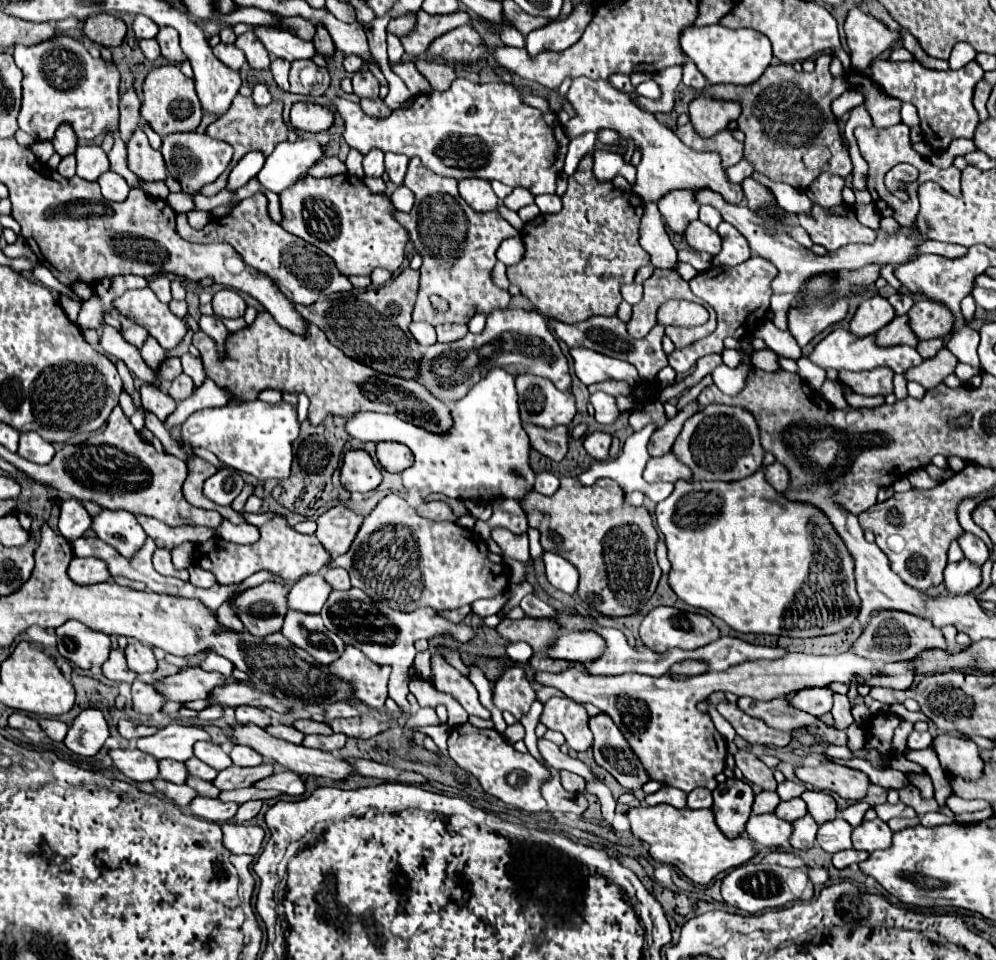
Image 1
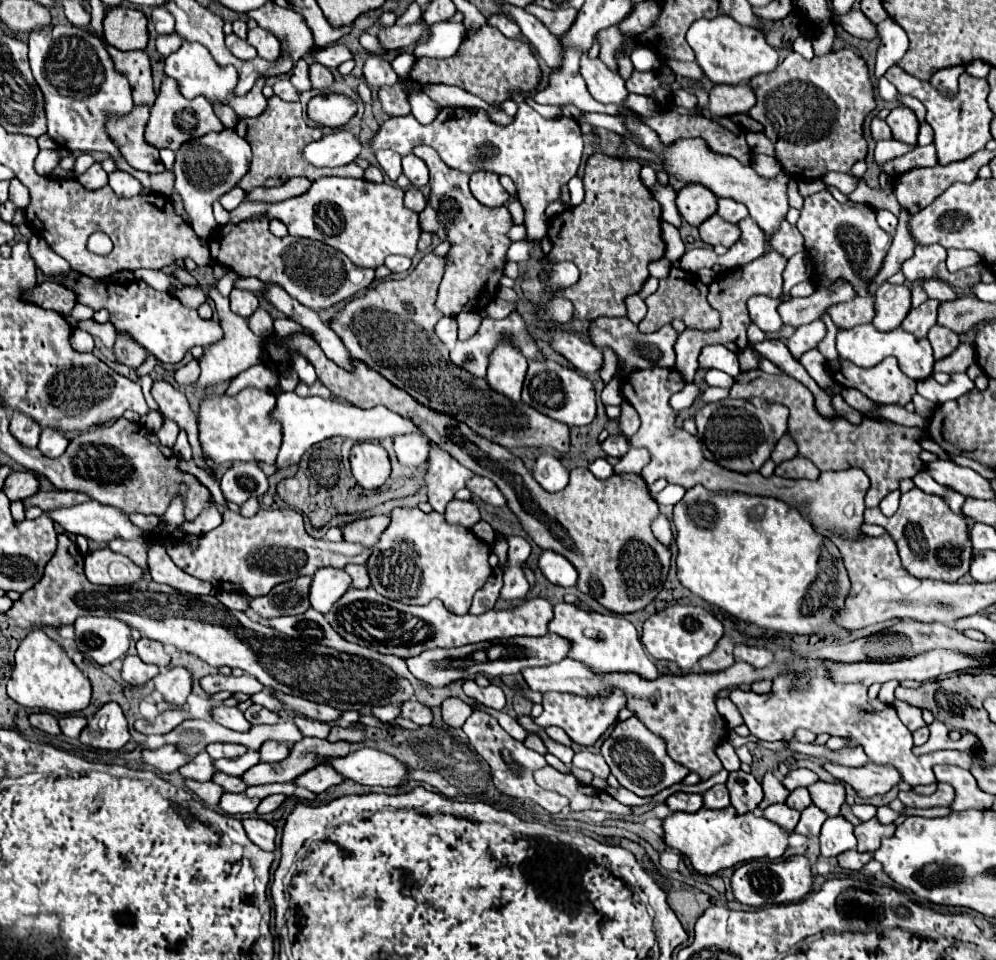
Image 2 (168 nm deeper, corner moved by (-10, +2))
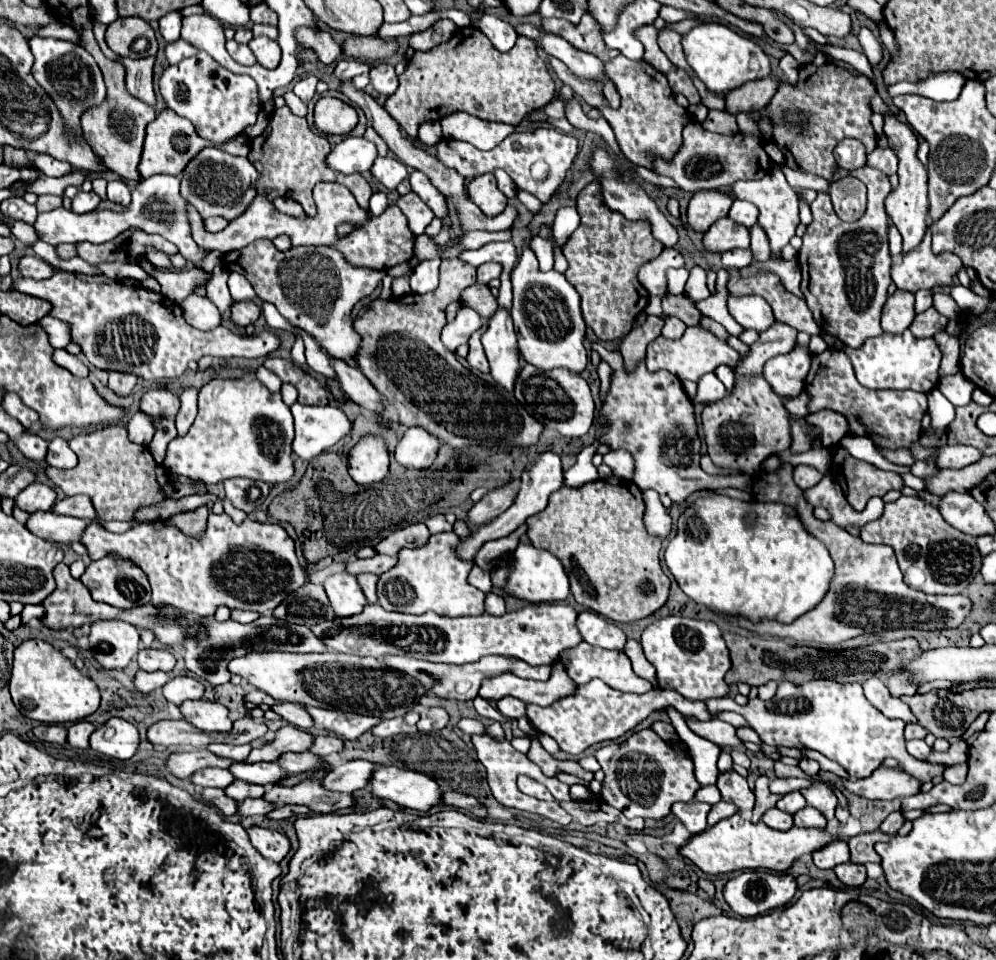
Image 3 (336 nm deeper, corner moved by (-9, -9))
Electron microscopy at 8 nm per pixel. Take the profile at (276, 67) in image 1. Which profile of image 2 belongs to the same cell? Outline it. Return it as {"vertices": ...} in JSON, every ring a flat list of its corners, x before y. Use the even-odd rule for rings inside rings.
{"vertices":[[299,60,291,72,291,82,293,86,303,92,303,90,311,90,311,80,309,80,309,64,305,60]]}

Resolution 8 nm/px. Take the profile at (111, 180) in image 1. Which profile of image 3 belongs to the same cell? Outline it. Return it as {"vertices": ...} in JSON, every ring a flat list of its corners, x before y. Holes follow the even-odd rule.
{"vertices":[[116,179,116,181,110,181,108,183,108,199,114,201,114,203,120,203,120,205,128,205,130,203,130,189,124,181]]}

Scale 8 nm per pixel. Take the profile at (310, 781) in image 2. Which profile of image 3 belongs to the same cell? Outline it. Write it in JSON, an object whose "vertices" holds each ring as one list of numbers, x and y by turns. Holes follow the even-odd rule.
{"vertices":[[364,759,346,761,334,767,324,779,322,787,332,793,352,793,356,789,366,787,366,779,370,779,370,771,374,771,374,763]]}

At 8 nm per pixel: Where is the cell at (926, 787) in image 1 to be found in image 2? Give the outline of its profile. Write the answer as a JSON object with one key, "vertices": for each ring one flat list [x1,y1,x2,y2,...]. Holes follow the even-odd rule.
{"vertices":[[825,666,809,668,799,676,781,674,779,678,773,680,773,688,769,694,755,694,751,690,745,692,741,688,735,688,729,694,729,700,739,708,739,712,745,718,745,726,759,740,767,740,767,742,793,740,797,728,807,728,815,734,825,732,829,736,841,736,849,740,845,744,847,748,861,746,873,762,893,764,895,768,899,768,903,780,909,782,911,786,935,782,935,774,933,774,935,764,953,764,965,770,971,768,971,758,973,758,971,752,945,750,945,752,915,756,911,732,899,720,895,708,883,704,881,700,869,700,867,686,863,684,831,680,831,674]]}

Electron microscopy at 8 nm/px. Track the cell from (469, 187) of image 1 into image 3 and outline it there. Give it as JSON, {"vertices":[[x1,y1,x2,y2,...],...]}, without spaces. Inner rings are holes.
{"vertices":[[492,173,482,177,474,177,468,183,468,197,484,211,484,215,494,217,506,209,506,197,496,187,496,179]]}

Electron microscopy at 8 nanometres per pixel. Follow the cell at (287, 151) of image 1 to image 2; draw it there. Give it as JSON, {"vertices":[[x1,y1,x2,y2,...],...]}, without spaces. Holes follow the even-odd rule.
{"vertices":[[335,132,305,146,303,156,313,166,345,166,361,154,361,142,351,132]]}

